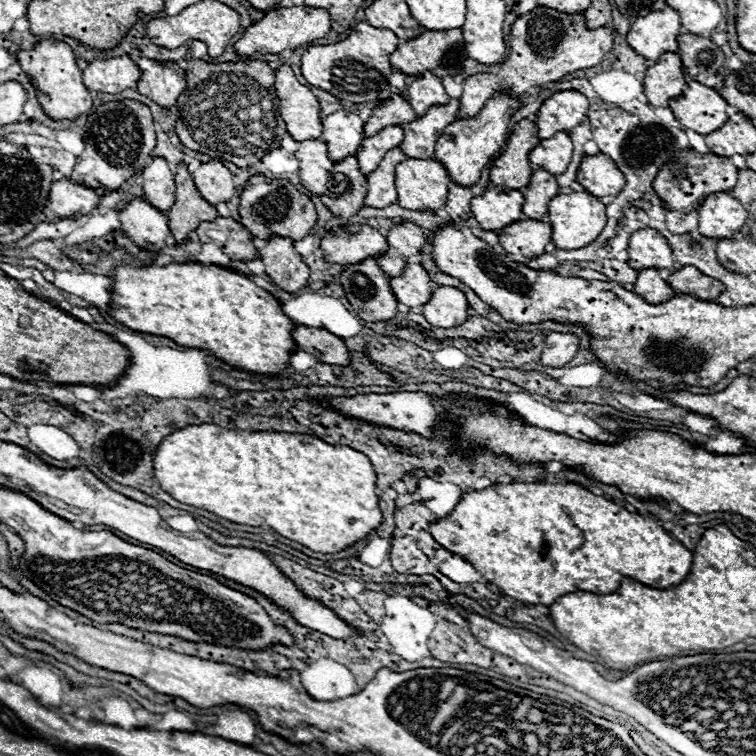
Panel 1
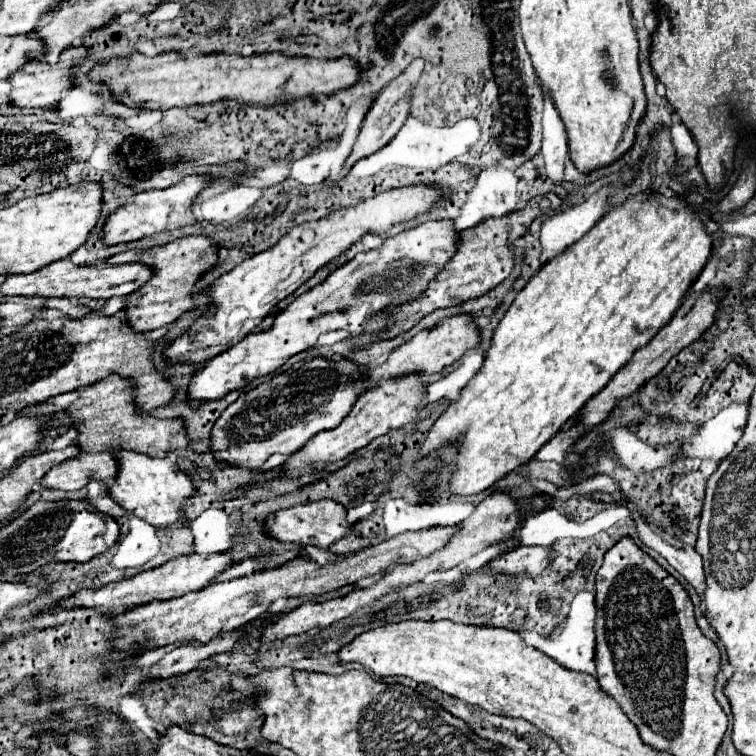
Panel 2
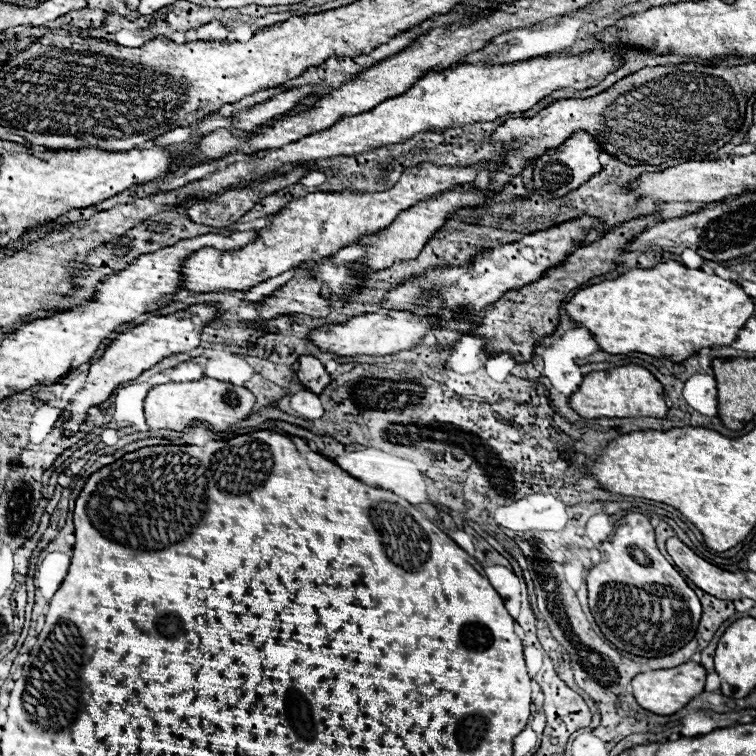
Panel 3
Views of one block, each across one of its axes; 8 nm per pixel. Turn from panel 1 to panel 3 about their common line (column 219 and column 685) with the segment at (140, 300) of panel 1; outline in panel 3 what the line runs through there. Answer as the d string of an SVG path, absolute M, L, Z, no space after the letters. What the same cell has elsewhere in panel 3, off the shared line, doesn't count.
M668 260L650 270L634 268L618 276L616 280L604 280L600 284L580 290L568 302L566 312L572 316L574 322L578 322L578 326L586 326L600 344L600 350L608 354L642 352L648 356L682 362L702 348L730 346L738 338L746 322L754 316L754 300L742 290L740 284L732 280L724 280L716 274L692 270L682 266L680 262Z

